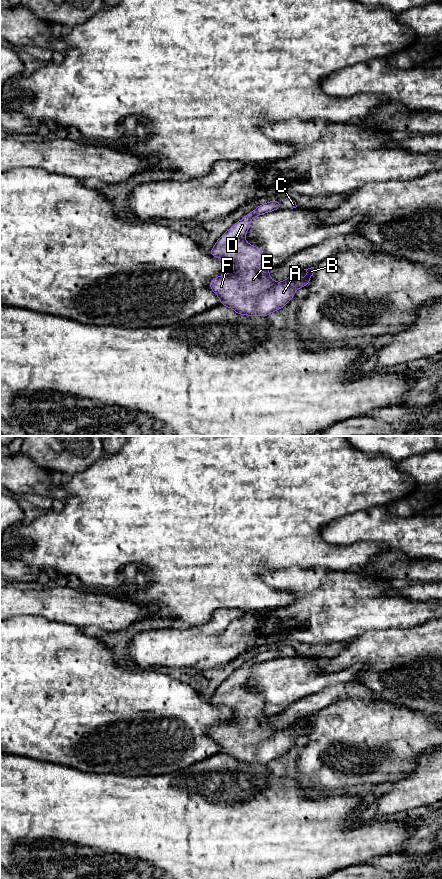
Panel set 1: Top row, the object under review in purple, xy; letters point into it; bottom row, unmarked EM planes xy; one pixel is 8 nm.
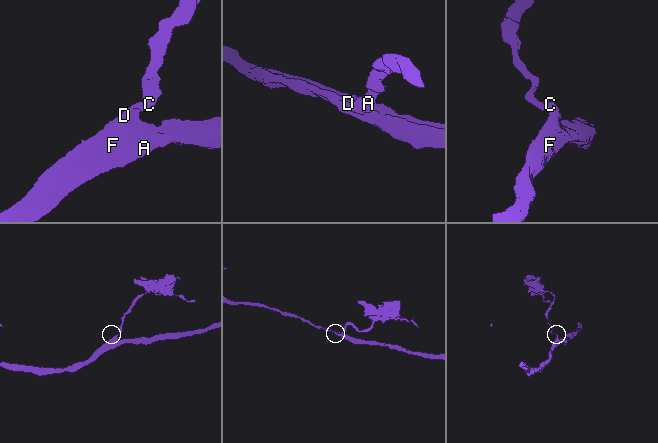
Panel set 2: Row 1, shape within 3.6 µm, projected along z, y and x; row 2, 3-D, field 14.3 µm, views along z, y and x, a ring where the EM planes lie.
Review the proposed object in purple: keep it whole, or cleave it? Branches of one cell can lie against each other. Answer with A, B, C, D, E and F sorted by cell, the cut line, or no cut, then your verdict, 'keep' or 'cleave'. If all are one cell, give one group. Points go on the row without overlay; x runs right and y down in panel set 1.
groups A B C D E F; cut none; keep

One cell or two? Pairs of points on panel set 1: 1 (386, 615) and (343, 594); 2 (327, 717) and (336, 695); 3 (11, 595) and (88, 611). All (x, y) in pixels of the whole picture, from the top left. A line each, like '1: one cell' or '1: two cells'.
1: one cell
2: two cells
3: one cell

